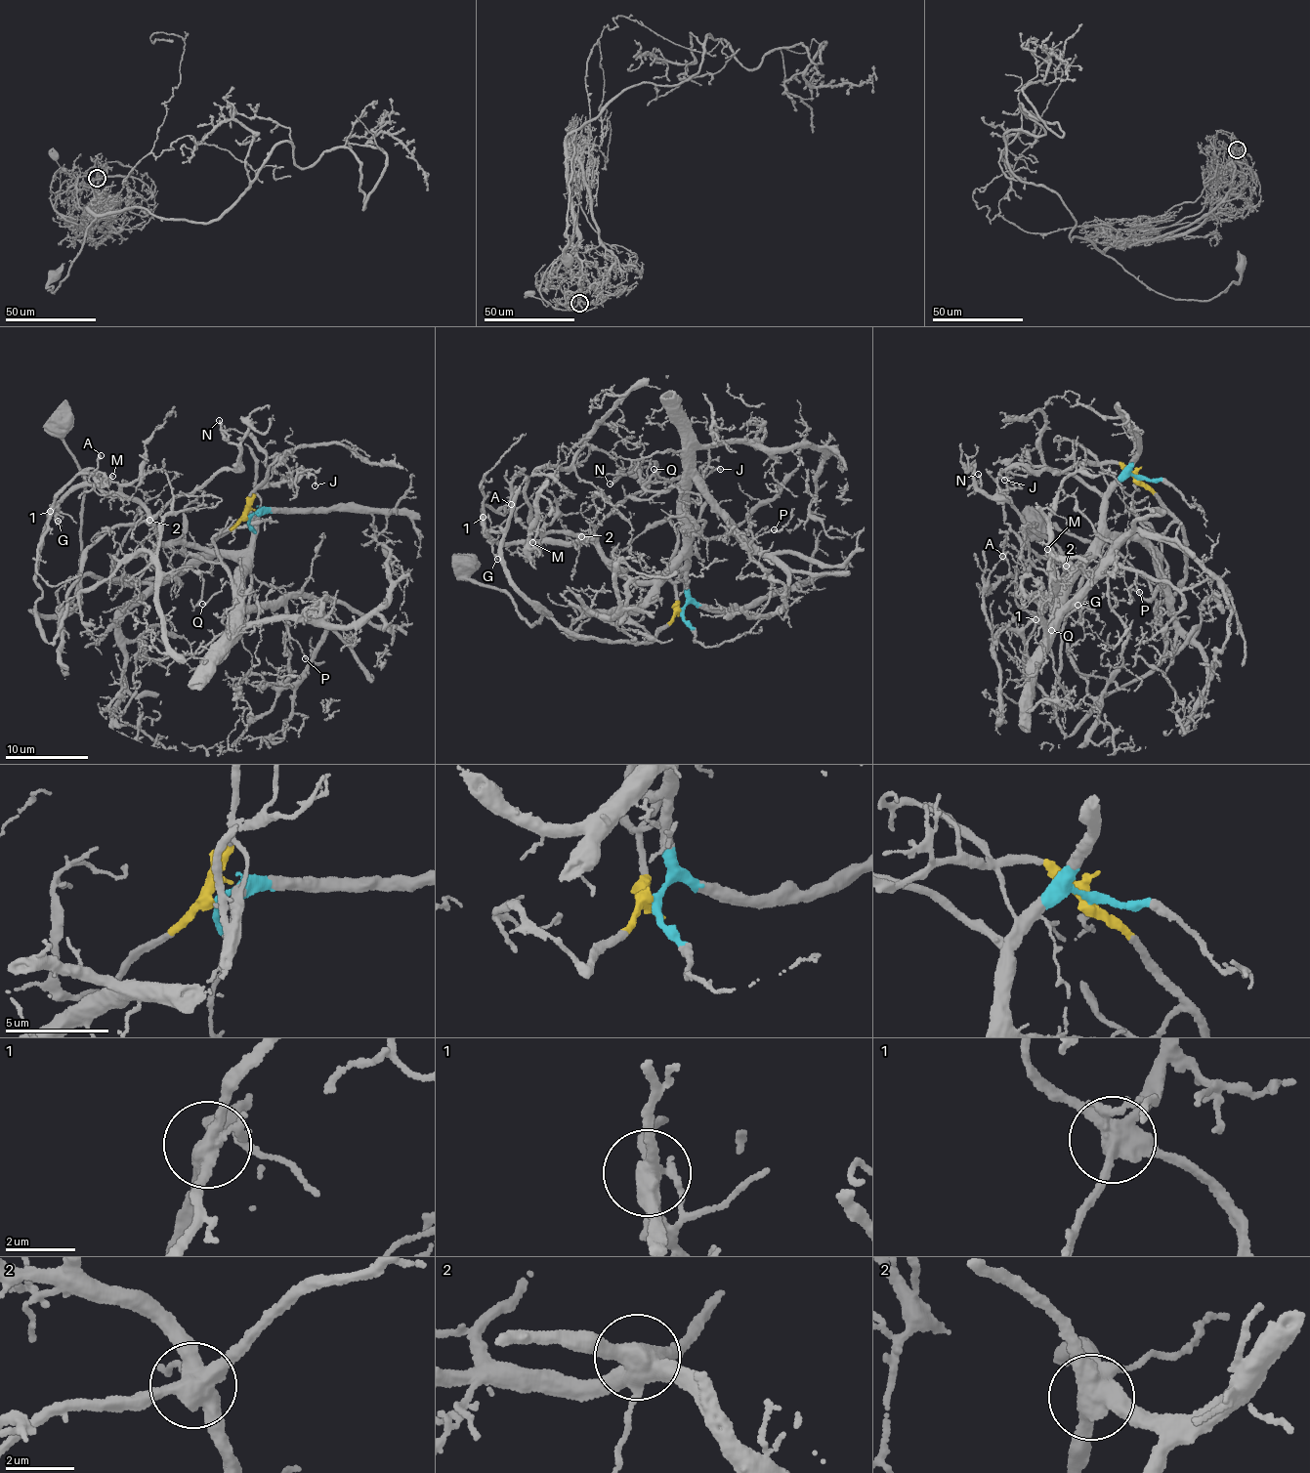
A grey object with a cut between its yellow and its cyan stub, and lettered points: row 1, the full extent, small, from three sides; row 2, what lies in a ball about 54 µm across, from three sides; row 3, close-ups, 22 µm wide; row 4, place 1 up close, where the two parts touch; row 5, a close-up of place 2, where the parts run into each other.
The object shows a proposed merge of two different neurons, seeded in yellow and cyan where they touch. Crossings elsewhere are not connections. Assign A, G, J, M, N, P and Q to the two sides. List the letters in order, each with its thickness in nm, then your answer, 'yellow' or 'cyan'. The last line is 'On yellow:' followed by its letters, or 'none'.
A: 220 nm thick; yellow
G: 220 nm thick; cyan
J: 150 nm thick; yellow
M: 200 nm thick; cyan
N: 170 nm thick; yellow
P: 130 nm thick; cyan
Q: 170 nm thick; cyan
On yellow: A, J, N

